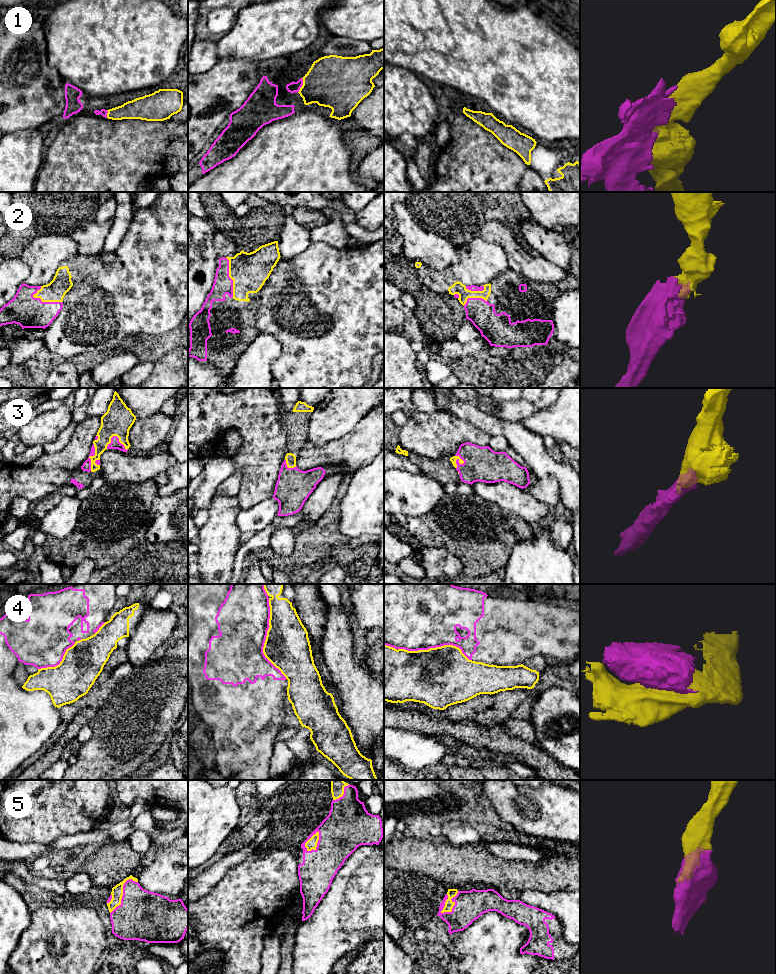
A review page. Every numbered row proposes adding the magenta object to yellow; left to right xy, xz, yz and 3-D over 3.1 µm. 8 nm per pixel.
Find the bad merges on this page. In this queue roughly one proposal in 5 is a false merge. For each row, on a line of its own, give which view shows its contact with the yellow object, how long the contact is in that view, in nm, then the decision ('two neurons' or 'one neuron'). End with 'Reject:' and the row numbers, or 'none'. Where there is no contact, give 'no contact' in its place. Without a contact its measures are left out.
1: xz | 120 nm | one neuron
2: xy | 240 nm | one neuron
3: xy | 180 nm | one neuron
4: xz | 650 nm | two neurons
5: yz | 240 nm | one neuron
Reject: 4

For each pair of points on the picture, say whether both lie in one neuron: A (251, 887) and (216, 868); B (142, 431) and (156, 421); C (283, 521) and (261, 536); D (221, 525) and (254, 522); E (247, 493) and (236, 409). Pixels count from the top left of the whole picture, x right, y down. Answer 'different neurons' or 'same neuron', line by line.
A: different neurons
B: same neuron
C: same neuron
D: different neurons
E: same neuron

